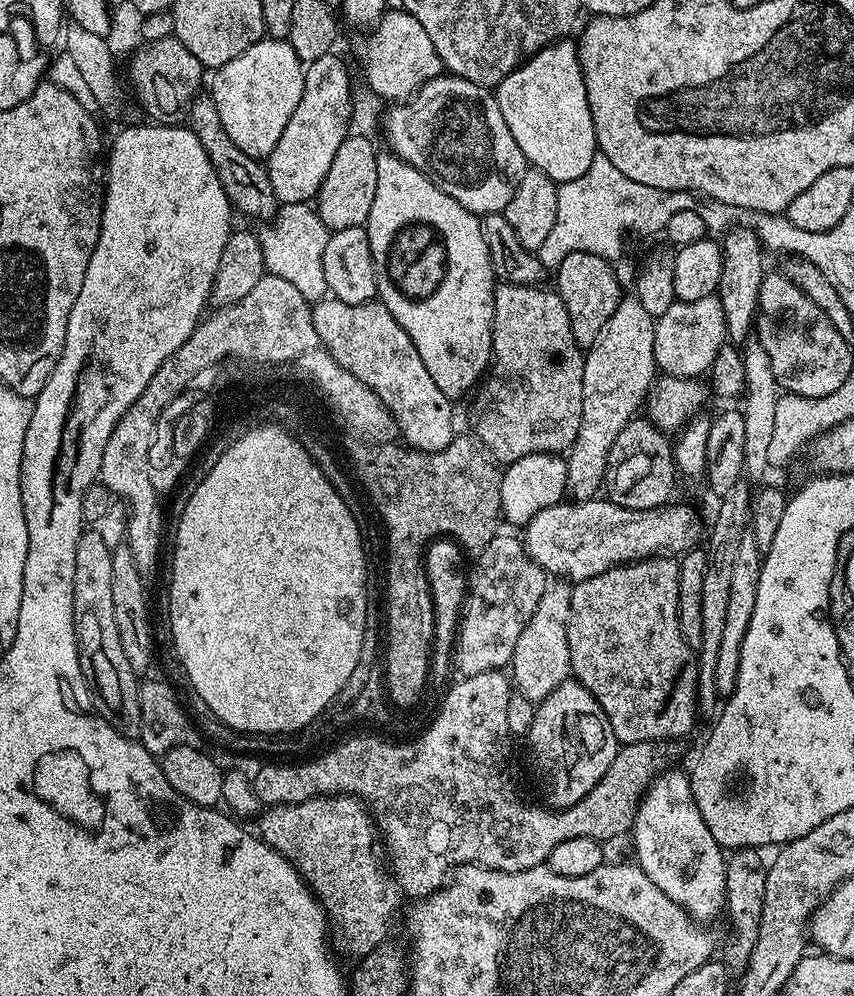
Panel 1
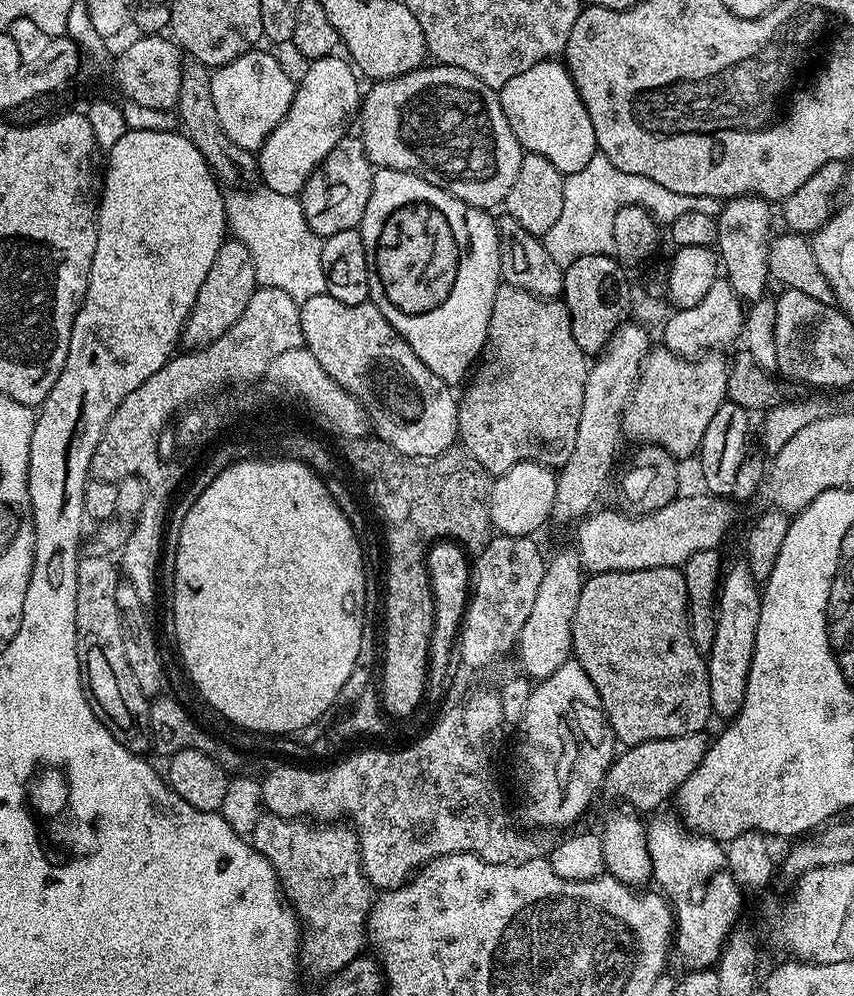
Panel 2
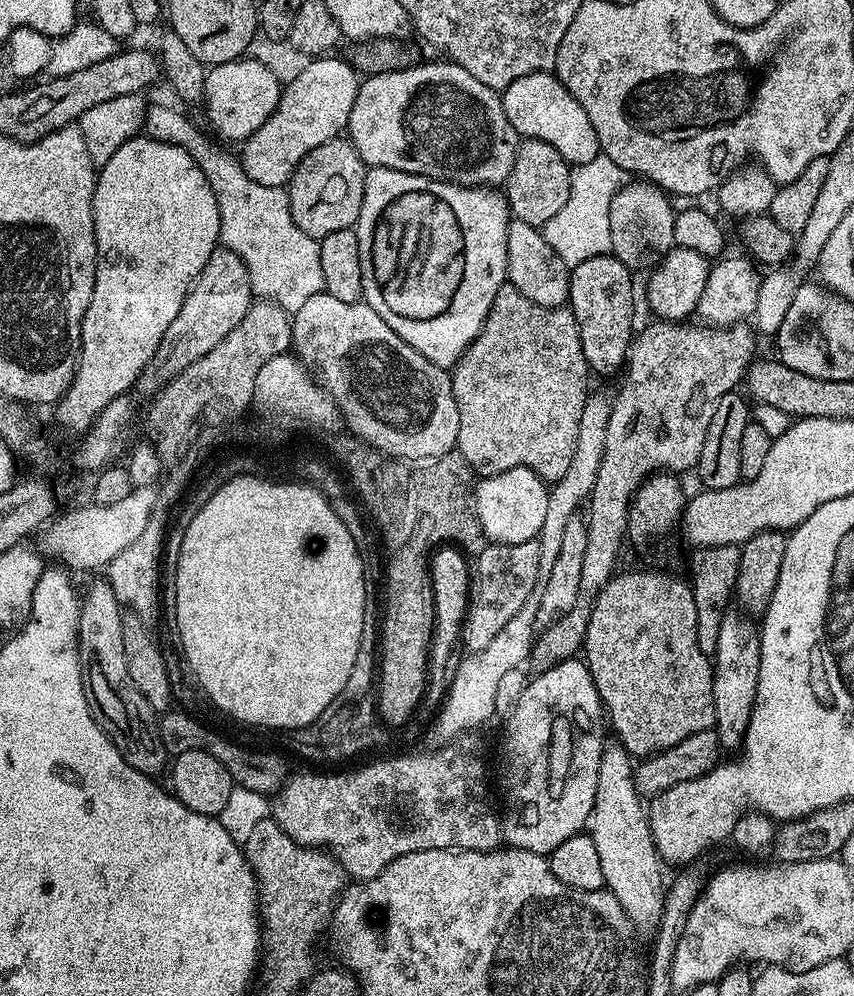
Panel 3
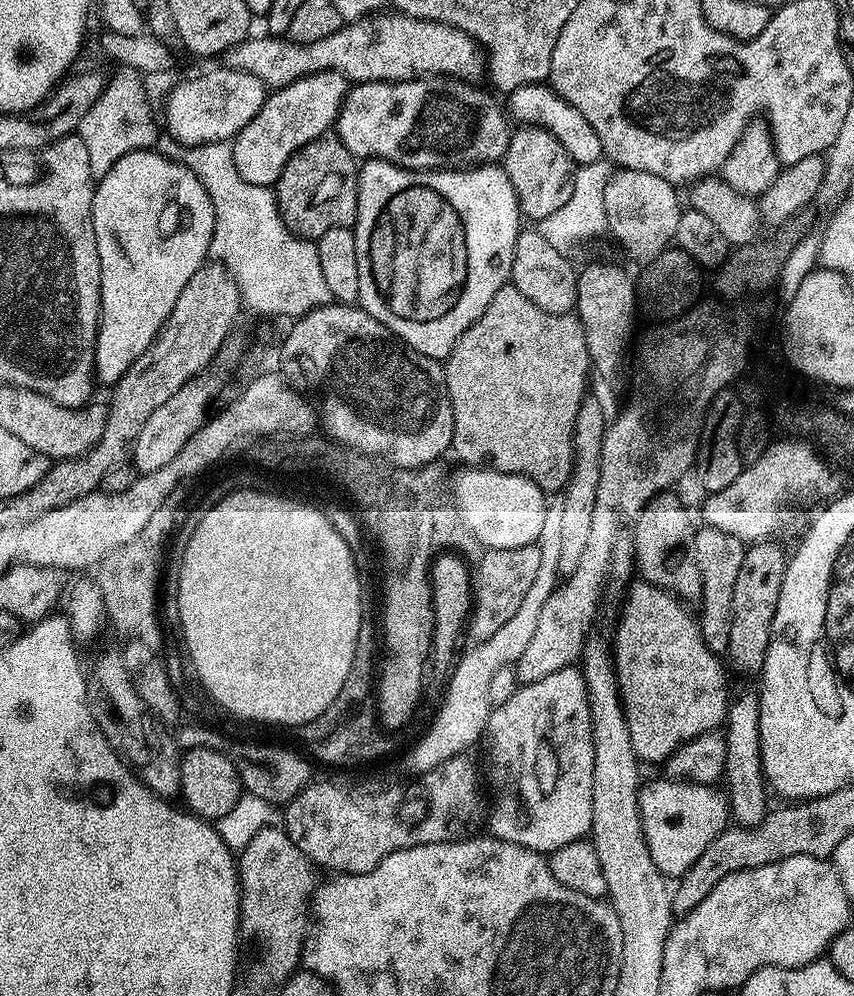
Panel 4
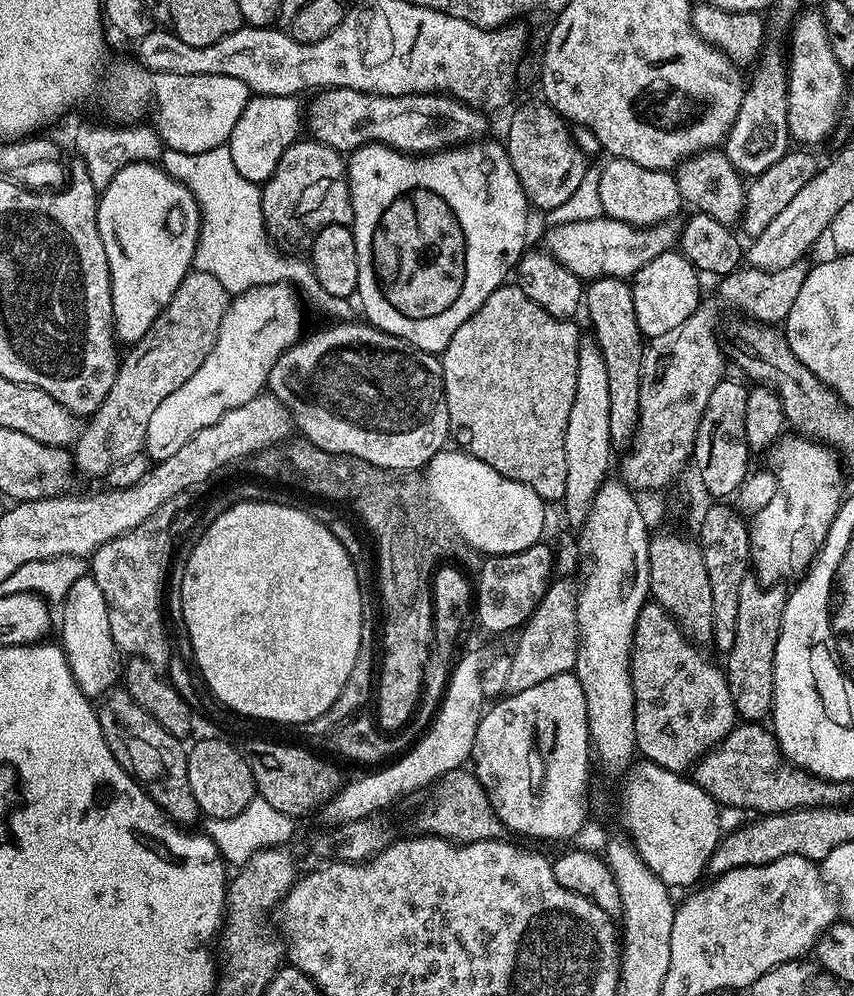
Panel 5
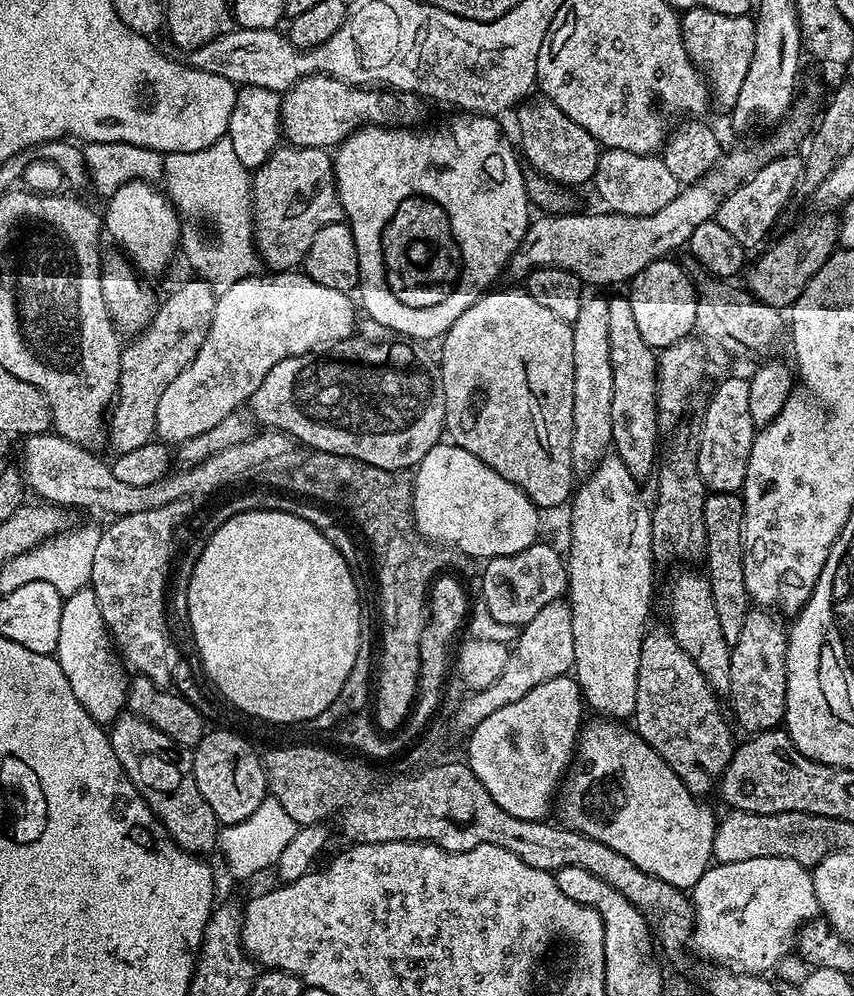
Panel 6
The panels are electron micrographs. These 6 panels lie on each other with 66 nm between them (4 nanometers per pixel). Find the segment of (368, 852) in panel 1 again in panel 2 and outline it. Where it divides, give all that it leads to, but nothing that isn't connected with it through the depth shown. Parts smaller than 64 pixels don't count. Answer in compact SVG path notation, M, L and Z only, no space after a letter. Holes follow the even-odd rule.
M262 814L250 844L270 862L284 899L302 922L298 964L303 975L327 978L354 962L366 948L368 911L374 899L372 883L360 869L355 828L344 822L309 822Z

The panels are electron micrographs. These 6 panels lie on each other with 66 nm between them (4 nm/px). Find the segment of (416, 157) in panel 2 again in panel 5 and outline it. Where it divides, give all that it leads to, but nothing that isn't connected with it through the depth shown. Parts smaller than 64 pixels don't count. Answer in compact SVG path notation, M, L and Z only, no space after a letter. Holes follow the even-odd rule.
M330 88L311 97L312 105L306 108L306 128L311 139L336 149L341 154L351 154L363 144L384 144L409 154L443 152L461 144L475 142L485 135L488 120L479 108L472 108L463 100L438 92L415 92L405 96L379 96L373 92L359 92L353 88Z

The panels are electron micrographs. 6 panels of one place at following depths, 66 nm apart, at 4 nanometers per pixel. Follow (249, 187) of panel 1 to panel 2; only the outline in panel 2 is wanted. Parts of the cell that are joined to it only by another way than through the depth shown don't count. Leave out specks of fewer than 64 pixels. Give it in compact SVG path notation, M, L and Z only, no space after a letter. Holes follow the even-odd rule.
M190 60L182 72L182 87L176 107L177 119L185 136L198 147L203 160L212 168L217 177L226 184L250 184L258 176L258 160L253 151L240 147L230 140L218 119L213 95L210 94L211 71L204 65Z

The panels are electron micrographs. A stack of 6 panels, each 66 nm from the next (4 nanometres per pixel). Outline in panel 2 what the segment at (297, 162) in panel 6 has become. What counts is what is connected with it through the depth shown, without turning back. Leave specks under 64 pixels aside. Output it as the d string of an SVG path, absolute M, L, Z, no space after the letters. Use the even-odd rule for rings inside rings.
M359 135L343 136L338 146L334 146L328 157L312 171L306 186L300 191L298 199L310 230L323 238L338 234L338 230L359 229L366 214L366 202L370 202L373 171L374 166L368 160Z

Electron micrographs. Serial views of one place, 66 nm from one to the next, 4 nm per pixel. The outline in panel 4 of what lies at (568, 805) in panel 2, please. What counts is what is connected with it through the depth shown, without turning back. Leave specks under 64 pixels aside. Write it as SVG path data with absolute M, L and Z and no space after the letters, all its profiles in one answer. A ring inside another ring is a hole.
M573 666L557 670L542 678L542 682L530 682L520 684L510 698L506 698L504 704L497 704L492 709L488 725L482 737L482 749L484 748L484 764L488 767L488 784L492 787L492 813L487 813L486 828L497 840L514 842L523 848L529 848L541 854L550 854L562 846L566 846L575 840L583 840L592 830L592 791L594 790L594 734L592 733L592 719L590 718L590 702L588 691L584 681L584 673L579 667Z

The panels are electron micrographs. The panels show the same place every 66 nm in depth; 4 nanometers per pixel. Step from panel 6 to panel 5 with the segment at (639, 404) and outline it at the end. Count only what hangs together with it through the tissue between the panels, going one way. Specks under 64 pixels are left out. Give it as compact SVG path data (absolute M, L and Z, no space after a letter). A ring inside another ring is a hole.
M603 276L591 281L586 288L586 312L592 319L592 332L597 346L606 362L606 375L610 378L610 438L613 445L628 446L632 443L636 424L639 422L639 372L640 359L644 356L645 341L638 330L638 318L634 318L634 294L627 279L618 276Z

